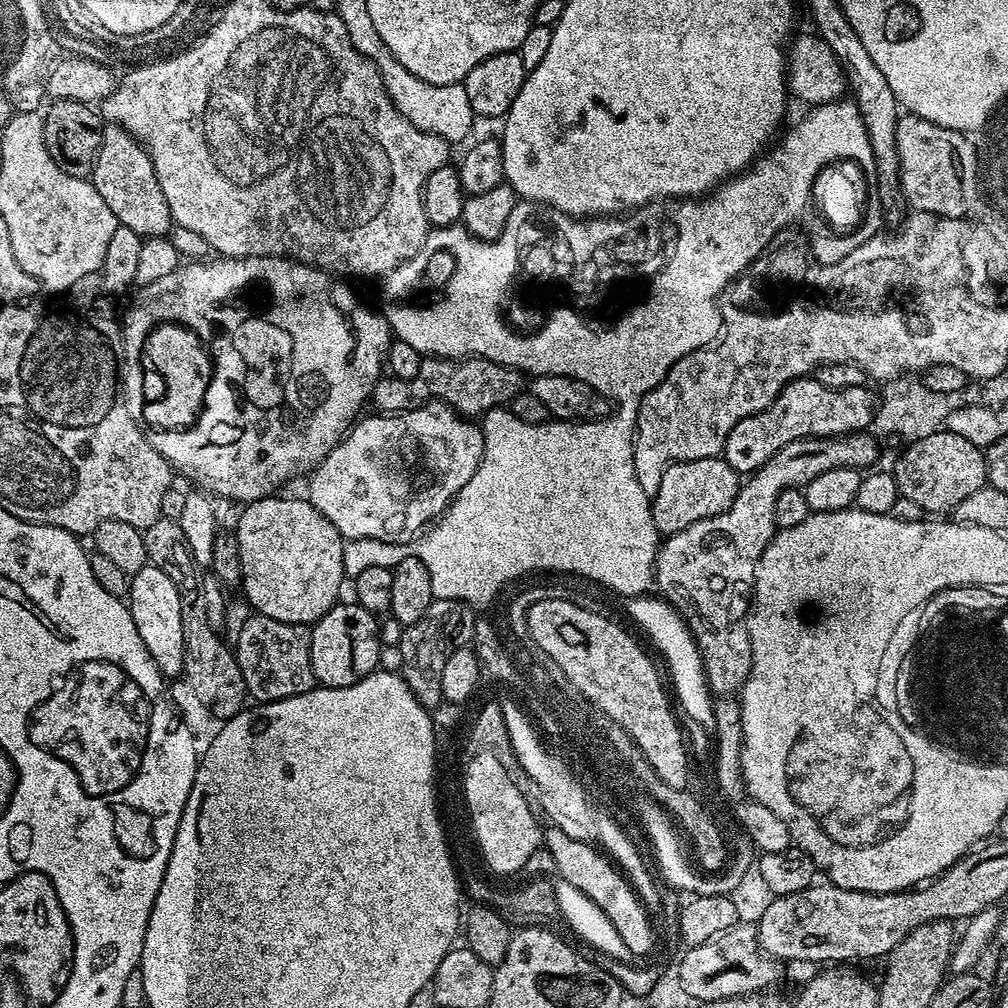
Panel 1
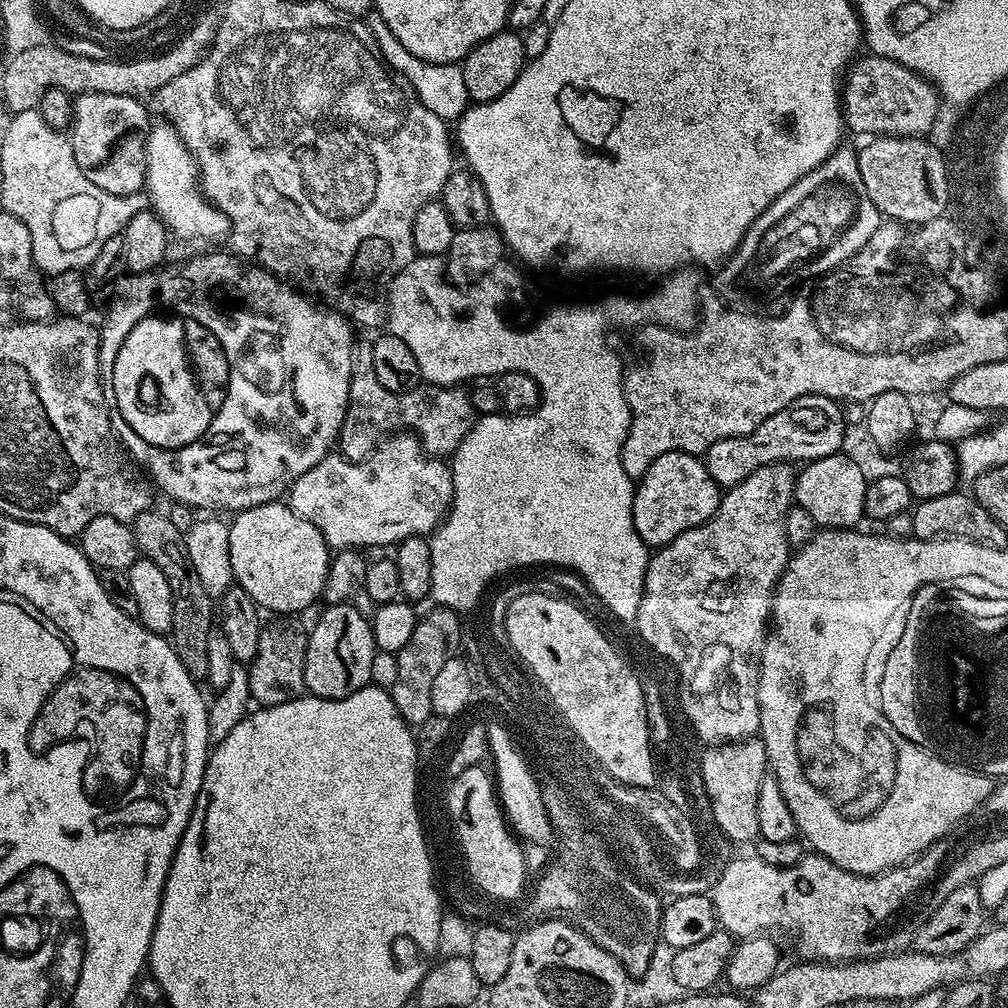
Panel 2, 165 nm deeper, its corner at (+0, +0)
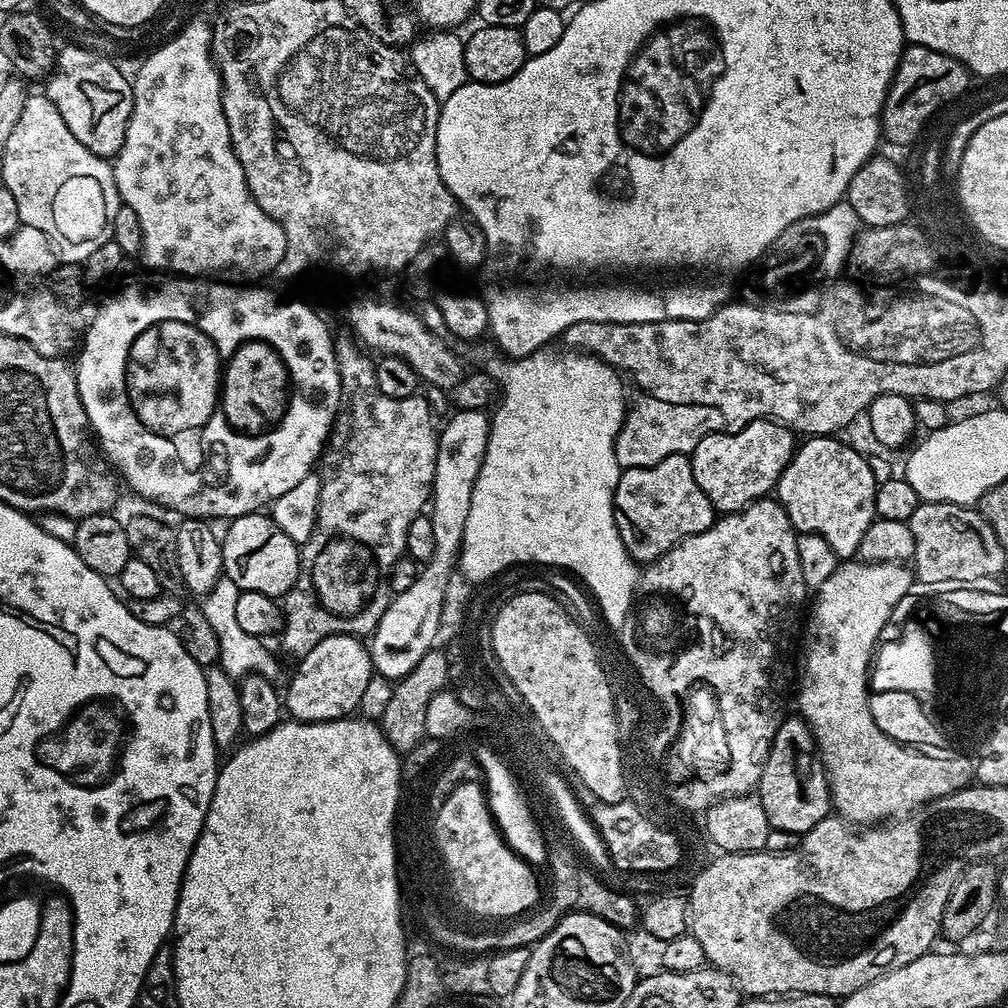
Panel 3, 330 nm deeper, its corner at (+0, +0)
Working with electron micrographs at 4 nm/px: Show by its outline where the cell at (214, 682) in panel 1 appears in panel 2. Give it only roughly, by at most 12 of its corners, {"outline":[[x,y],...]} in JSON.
{"outline":[[167,511],[131,521],[140,556],[176,600],[170,643],[193,680],[208,675],[214,600],[192,573]]}

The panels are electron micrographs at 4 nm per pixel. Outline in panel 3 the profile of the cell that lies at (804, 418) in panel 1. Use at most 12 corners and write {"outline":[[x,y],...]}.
{"outline":[[771,418],[690,454],[717,513],[775,489],[797,447]]}

